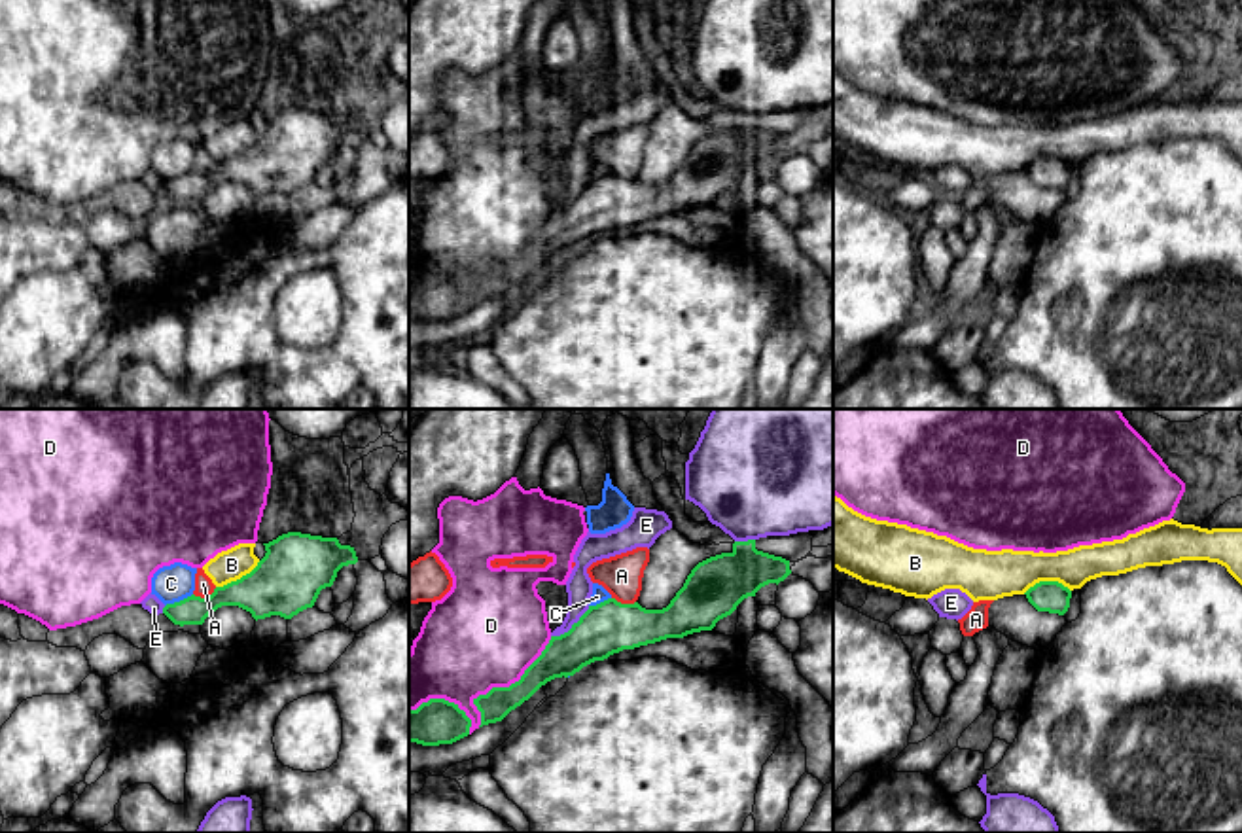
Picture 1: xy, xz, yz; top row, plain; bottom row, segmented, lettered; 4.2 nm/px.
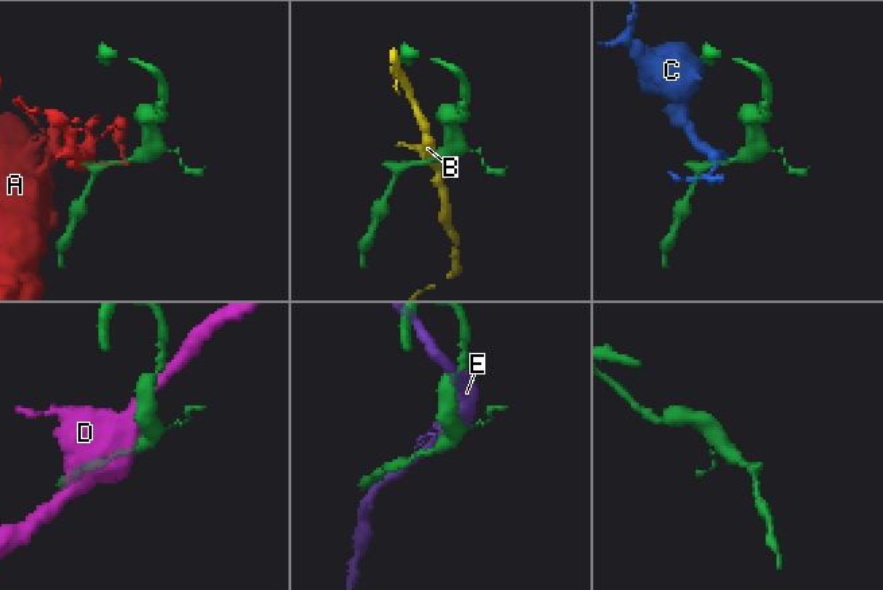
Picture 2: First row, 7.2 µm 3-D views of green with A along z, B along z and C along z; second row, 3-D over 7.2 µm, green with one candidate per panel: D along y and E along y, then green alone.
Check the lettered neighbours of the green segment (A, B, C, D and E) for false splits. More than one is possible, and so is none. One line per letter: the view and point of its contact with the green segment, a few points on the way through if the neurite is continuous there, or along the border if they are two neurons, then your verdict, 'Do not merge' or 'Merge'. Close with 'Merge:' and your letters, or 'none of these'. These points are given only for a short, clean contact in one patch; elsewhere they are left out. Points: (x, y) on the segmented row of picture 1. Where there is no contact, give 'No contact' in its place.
A: Touches green at xy (207, 597). Boundary: xy (216, 587), (205, 597), (194, 595). Do not merge
B: Touches green at yz (1046, 582). Do not merge
C: Touches green at xy (180, 601). Boundary: xy (192, 593), (165, 606). Do not merge
D: Touches green at xz (504, 688). Do not merge
E: Touches green at xz (572, 627). Do not merge
Merge: none of these

